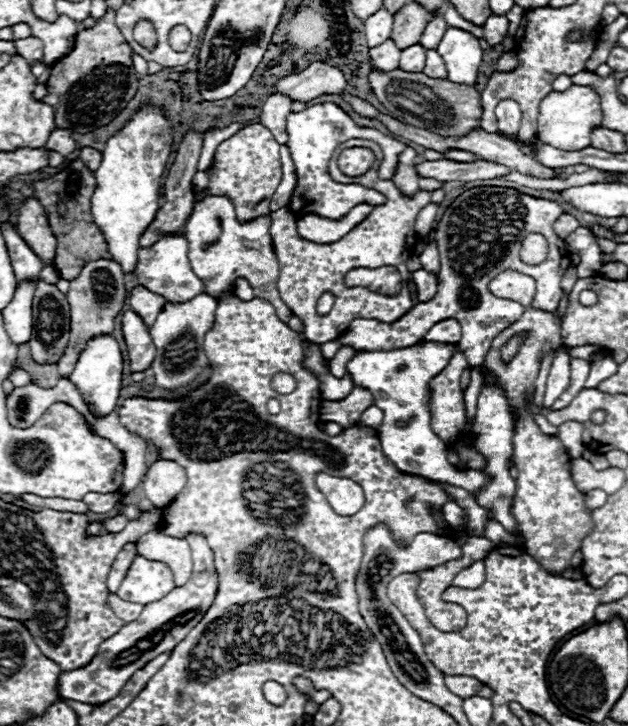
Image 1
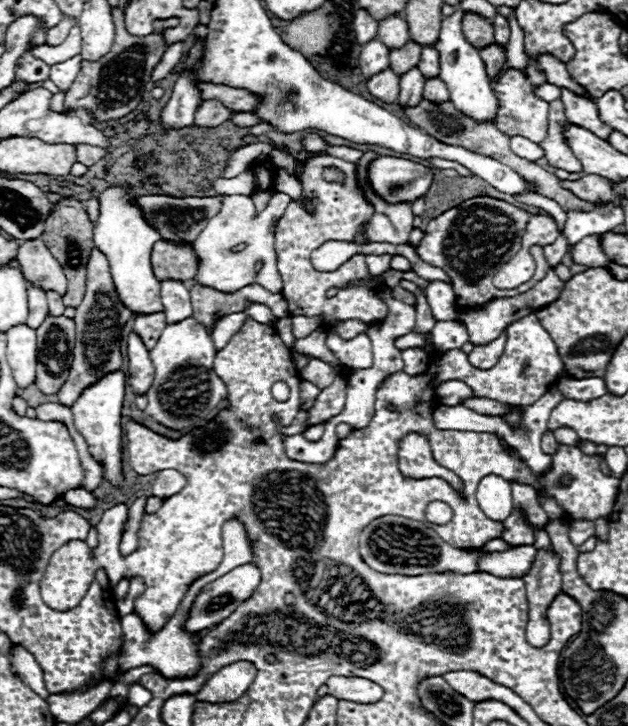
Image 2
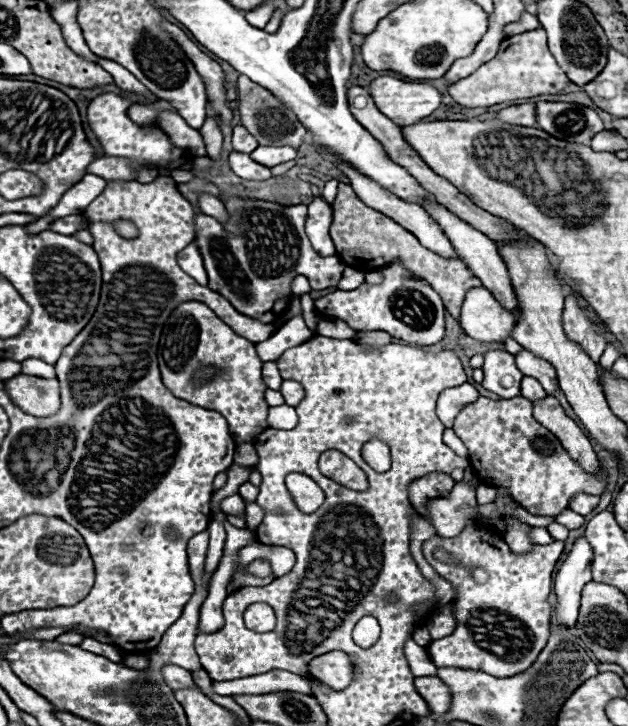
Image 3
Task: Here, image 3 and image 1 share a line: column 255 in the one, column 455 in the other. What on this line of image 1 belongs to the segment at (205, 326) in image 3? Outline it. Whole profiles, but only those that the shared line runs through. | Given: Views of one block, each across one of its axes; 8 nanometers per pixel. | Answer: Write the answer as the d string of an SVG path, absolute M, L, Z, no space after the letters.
M456 346L446 368L434 376L428 384L430 388L430 414L432 414L432 430L440 440L450 446L462 434L466 424L464 398L460 388L460 376L464 370L472 370L466 362L464 352Z

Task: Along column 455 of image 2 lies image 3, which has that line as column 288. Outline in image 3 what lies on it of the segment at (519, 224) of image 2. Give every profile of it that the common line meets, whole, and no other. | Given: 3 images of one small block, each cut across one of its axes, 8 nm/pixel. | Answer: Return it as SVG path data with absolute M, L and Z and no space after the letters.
M232 196L224 200L224 206L232 216L228 224L220 224L206 214L196 214L196 244L204 258L210 280L208 286L228 298L240 314L262 322L274 322L278 318L274 304L290 292L290 282L298 274L310 280L312 290L324 290L340 282L346 266L338 256L322 258L314 252L304 232L304 204L280 206Z

